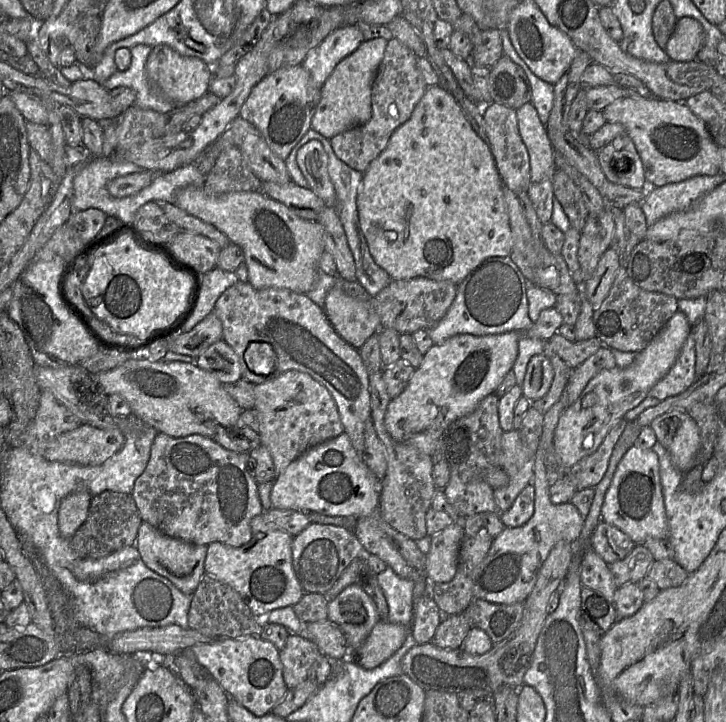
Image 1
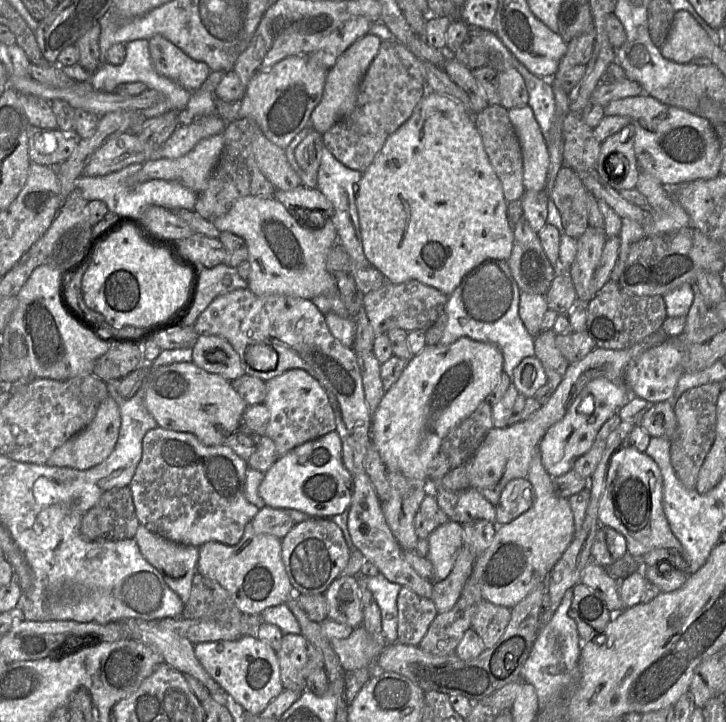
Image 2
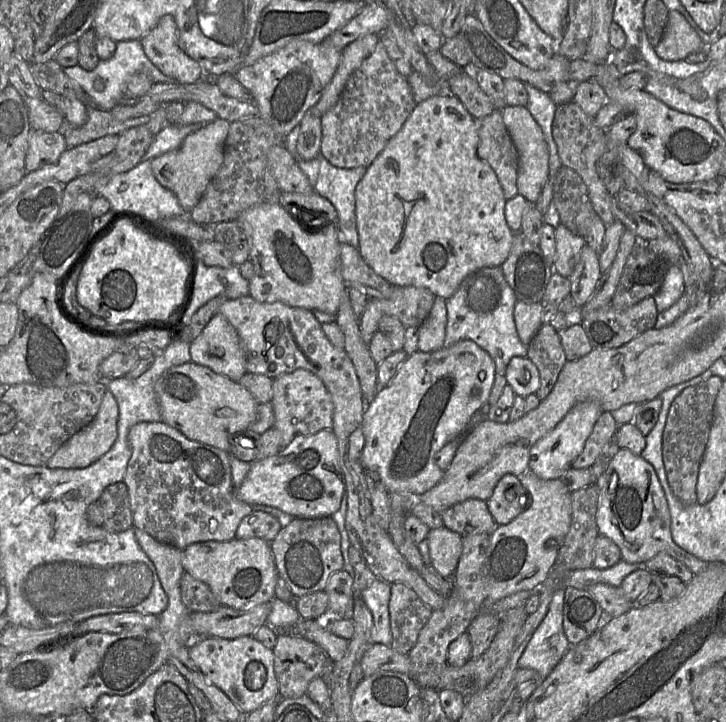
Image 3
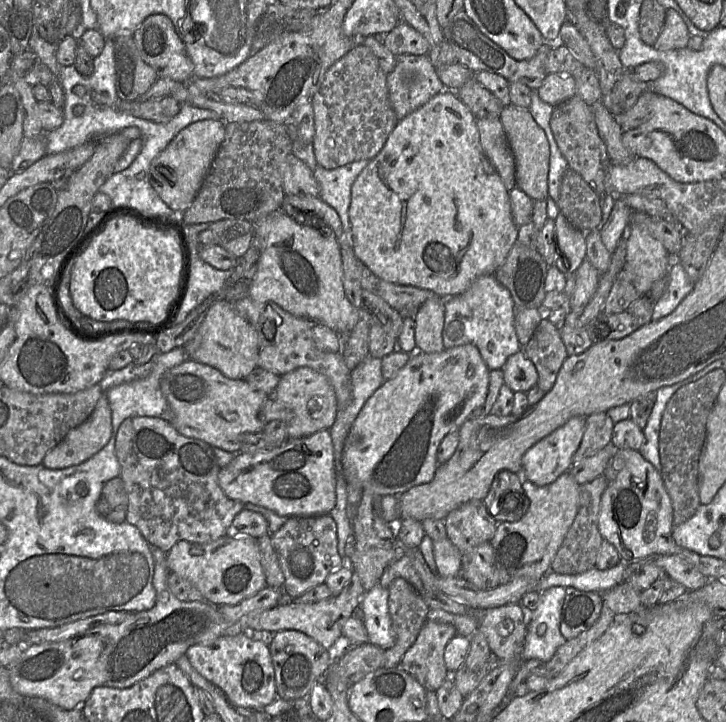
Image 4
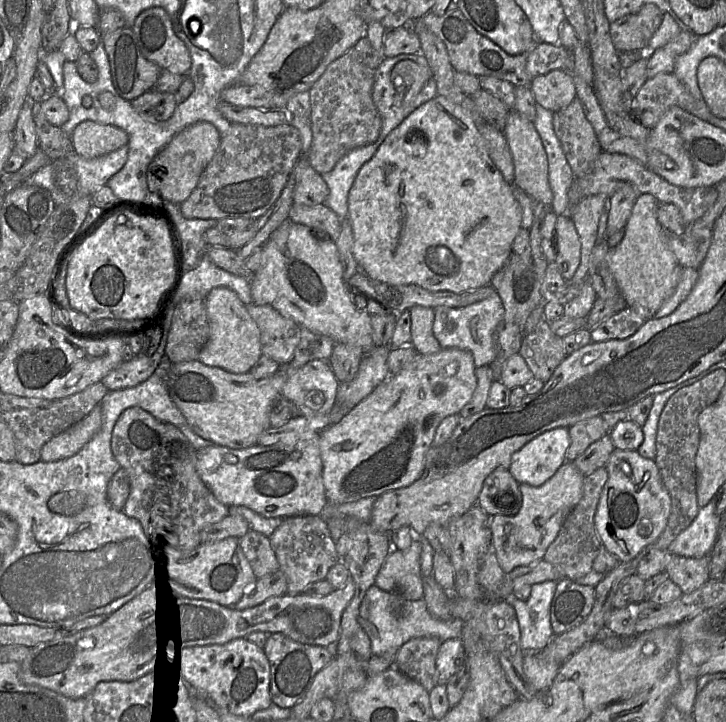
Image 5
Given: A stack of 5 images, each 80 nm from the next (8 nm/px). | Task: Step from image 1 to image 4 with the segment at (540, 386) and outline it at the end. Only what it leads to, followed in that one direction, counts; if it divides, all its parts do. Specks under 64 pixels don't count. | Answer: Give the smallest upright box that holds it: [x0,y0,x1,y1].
[503,351,538,393]

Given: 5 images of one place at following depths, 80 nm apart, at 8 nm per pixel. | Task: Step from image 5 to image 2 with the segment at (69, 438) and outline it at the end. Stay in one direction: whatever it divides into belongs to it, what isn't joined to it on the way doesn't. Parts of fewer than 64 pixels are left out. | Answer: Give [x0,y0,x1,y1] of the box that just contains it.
[47,396,121,470]

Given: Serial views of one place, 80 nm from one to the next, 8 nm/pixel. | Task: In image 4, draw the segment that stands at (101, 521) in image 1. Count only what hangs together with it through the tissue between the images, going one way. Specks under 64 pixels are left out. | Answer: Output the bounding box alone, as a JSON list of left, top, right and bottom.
[96,476,128,523]

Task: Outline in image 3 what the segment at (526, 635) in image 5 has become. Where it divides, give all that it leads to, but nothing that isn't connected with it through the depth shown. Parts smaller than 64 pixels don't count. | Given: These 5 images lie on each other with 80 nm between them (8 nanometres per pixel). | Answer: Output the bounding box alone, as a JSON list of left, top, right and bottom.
[518,588,571,681]

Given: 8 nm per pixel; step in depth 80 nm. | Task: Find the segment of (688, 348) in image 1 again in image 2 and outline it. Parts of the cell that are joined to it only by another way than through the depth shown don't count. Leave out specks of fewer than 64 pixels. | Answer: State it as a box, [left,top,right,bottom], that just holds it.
[624,338,684,404]

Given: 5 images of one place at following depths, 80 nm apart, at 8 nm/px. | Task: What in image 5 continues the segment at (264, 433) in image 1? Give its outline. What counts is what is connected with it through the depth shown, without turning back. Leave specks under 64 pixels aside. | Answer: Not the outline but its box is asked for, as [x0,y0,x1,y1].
[281,360,339,416]

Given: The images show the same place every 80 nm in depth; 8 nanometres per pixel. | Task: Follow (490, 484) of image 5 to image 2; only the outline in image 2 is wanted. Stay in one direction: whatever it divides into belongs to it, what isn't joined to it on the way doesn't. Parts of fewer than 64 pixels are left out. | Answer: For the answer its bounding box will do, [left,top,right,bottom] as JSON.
[496,478,534,525]

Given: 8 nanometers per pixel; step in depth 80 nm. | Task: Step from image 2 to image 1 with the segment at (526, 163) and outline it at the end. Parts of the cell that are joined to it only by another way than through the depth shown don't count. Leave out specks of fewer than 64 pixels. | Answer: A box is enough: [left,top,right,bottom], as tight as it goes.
[516,102,556,182]

